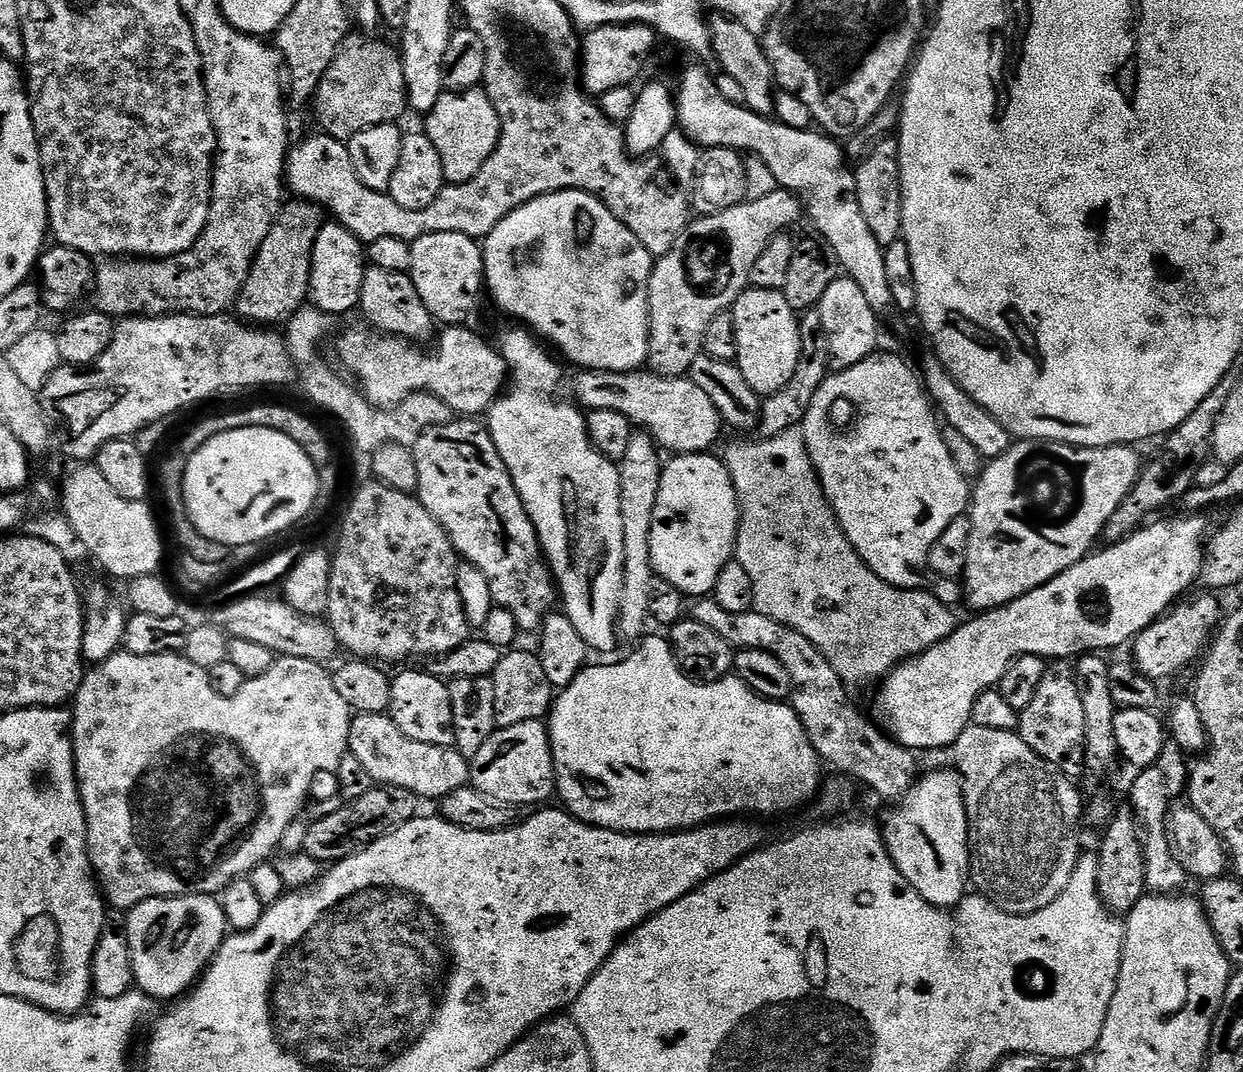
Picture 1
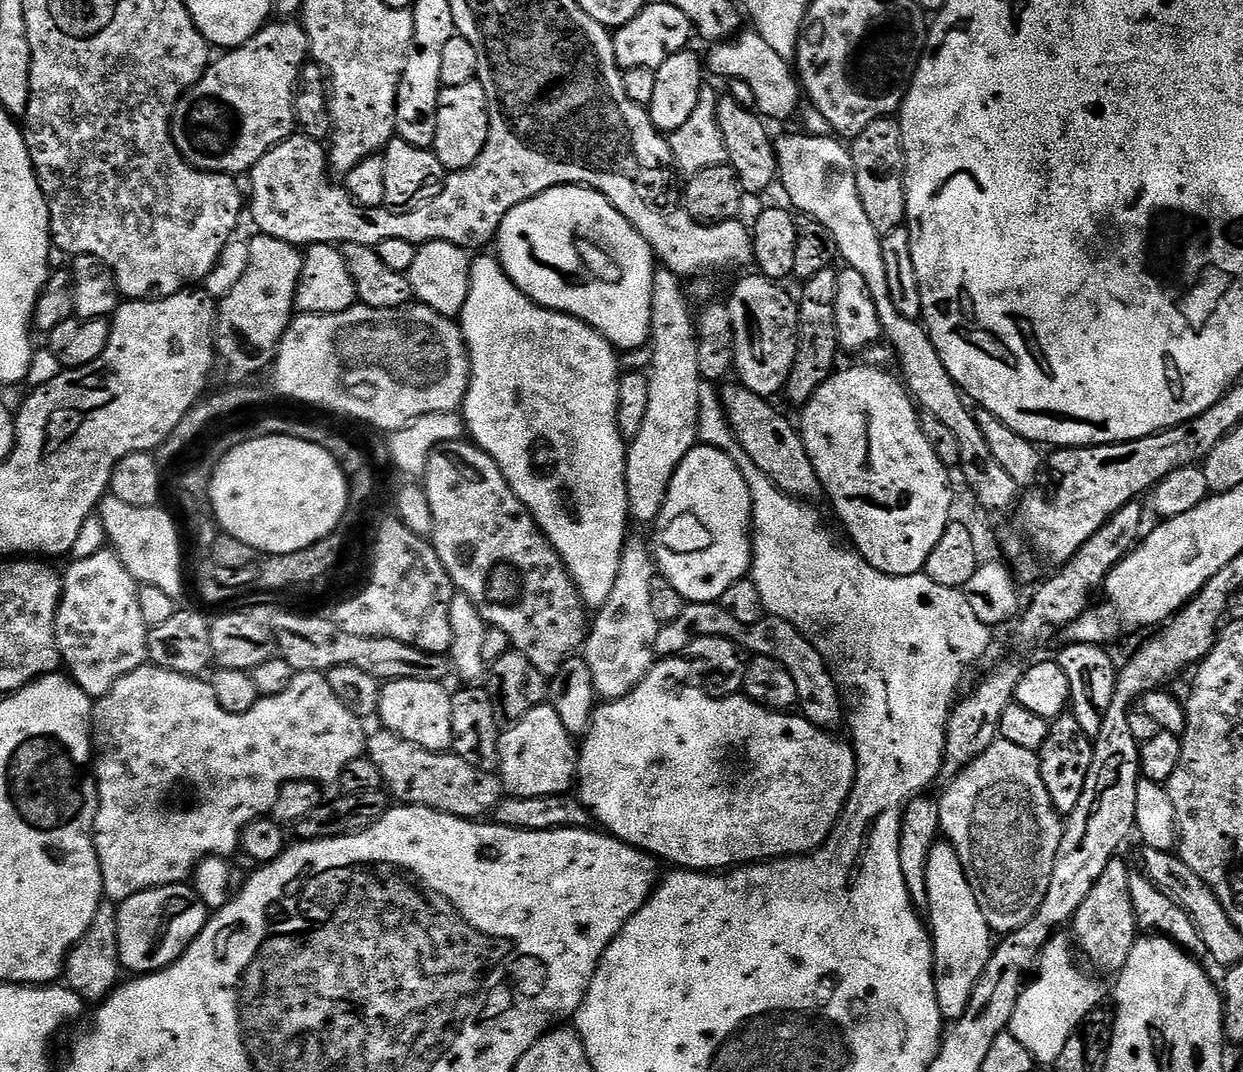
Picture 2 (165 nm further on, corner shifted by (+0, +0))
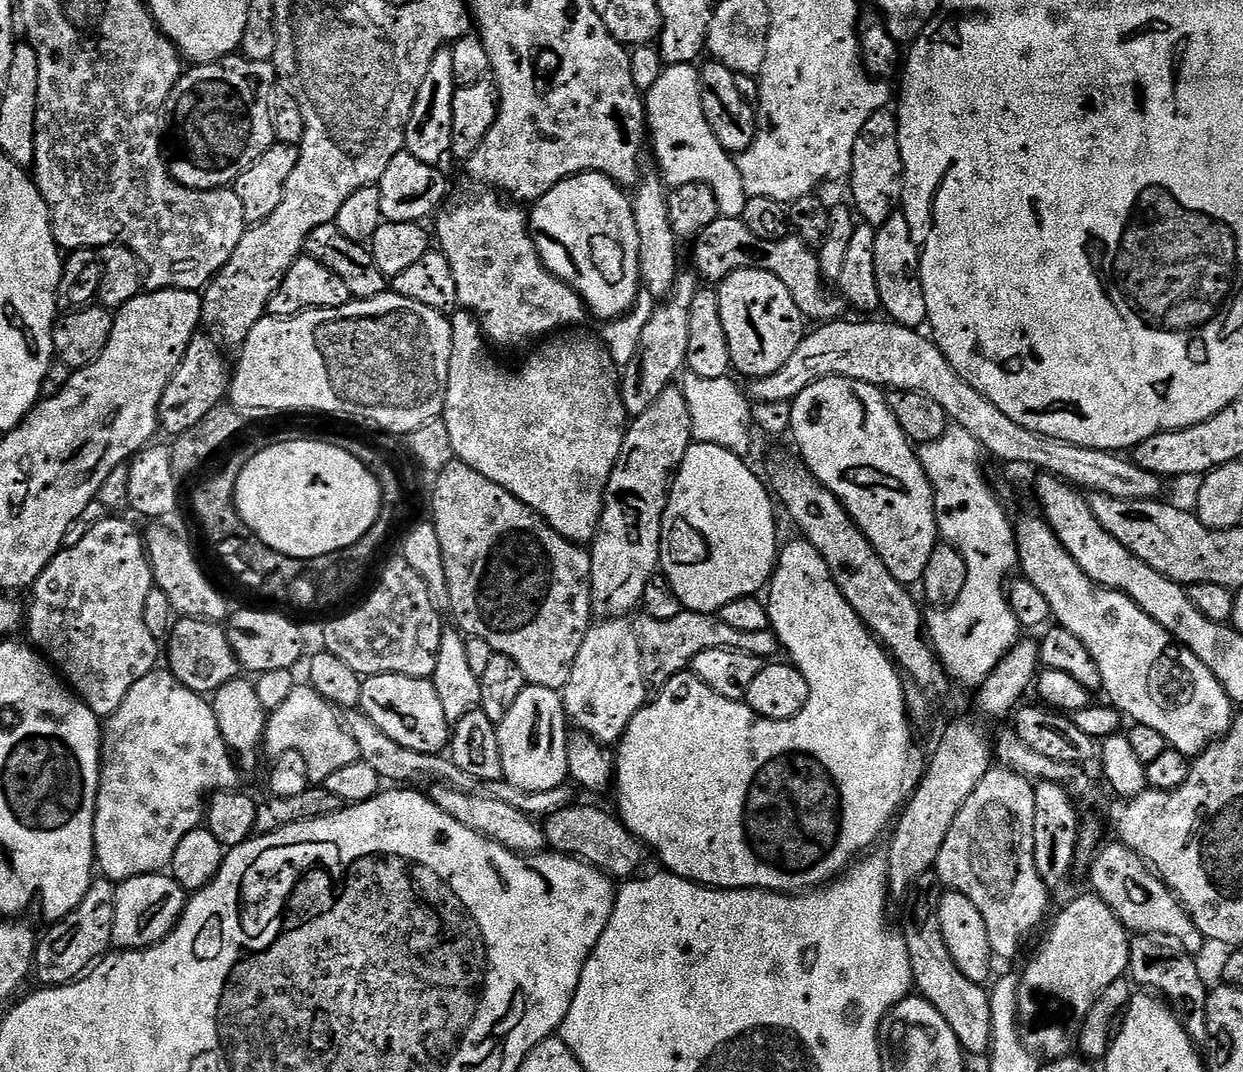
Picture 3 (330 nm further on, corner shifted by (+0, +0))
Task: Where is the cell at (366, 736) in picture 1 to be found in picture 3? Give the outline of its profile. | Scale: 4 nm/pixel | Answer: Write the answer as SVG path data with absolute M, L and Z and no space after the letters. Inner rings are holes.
M451 786L433 787L430 796L443 812L454 818L454 822L462 822L462 826L482 834L488 840L498 842L506 850L517 854L539 854L545 851L543 827L533 817L527 816L522 810L514 810L514 806L506 802L475 796Z

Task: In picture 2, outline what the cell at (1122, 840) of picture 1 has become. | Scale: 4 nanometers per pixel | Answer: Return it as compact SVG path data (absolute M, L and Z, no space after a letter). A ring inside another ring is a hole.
M1113 858L1102 870L1102 874L1094 882L1094 890L1086 894L1086 902L1078 906L1076 915L1070 921L1071 935L1074 937L1074 944L1077 949L1084 951L1084 956L1100 972L1119 973L1120 967L1130 958L1130 950L1136 945L1138 929L1136 927L1136 915L1134 914L1134 902L1130 902L1130 868L1120 861L1120 858Z

